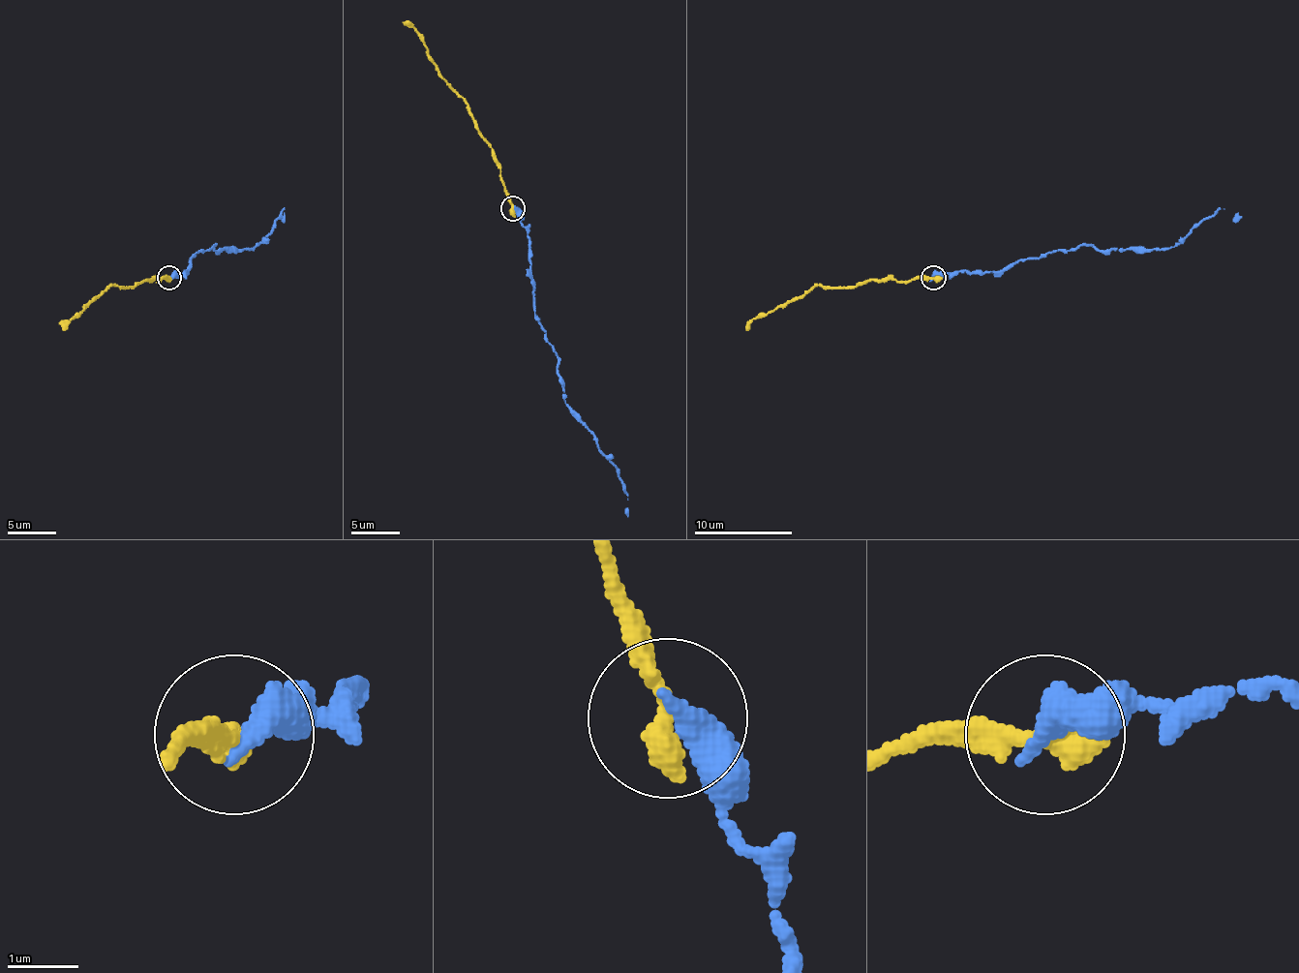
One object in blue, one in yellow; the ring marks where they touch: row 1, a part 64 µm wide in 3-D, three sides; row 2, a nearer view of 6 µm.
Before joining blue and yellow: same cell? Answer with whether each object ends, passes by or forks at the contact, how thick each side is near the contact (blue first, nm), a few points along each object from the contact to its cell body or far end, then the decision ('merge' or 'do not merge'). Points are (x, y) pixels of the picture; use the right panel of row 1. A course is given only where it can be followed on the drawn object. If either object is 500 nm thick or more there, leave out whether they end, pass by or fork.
500 nm thick on the blue side, 440 nm on the other; blue runs (934, 278), (1007, 270), (1019, 260), (1078, 246), (1100, 251), (1176, 246), (1220, 209), (1235, 214), (1237, 222); yellow runs (934, 278), (862, 281), (853, 288), (814, 286), (797, 300), (763, 312), (747, 324); merge

